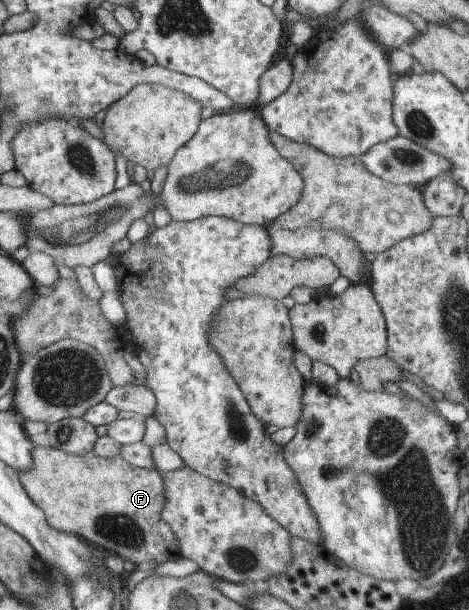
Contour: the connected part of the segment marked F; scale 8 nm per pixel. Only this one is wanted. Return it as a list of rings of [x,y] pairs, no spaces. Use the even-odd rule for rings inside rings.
[[[52,444],[47,447],[34,447],[33,459],[35,467],[19,475],[27,493],[44,509],[47,519],[55,529],[74,533],[92,545],[102,546],[108,552],[116,553],[125,561],[132,561],[134,564],[156,562],[158,565],[181,557],[177,536],[171,524],[163,517],[167,506],[167,486],[164,476],[157,470],[137,467],[122,456],[105,459],[94,452],[79,455],[66,452]]]

